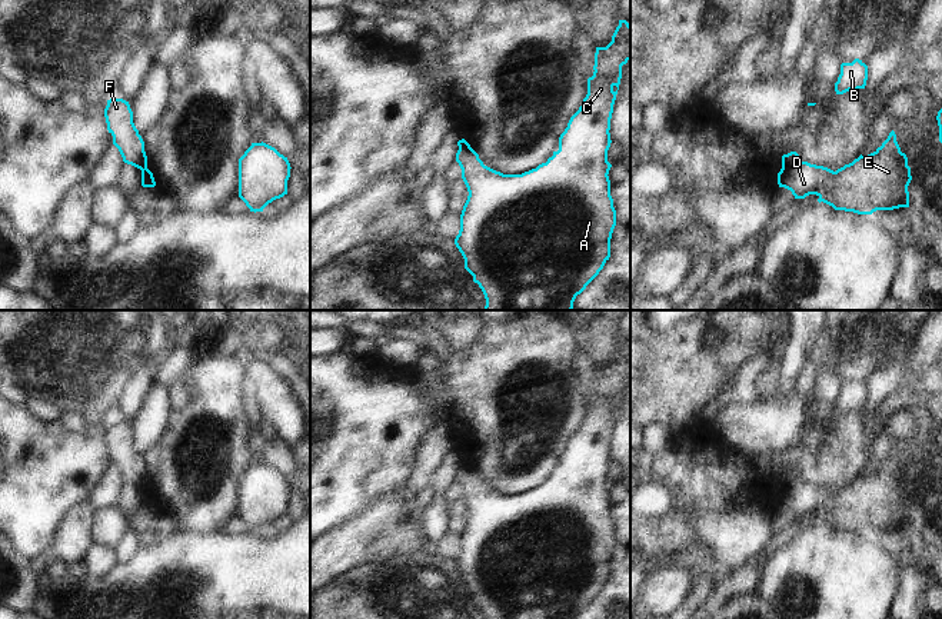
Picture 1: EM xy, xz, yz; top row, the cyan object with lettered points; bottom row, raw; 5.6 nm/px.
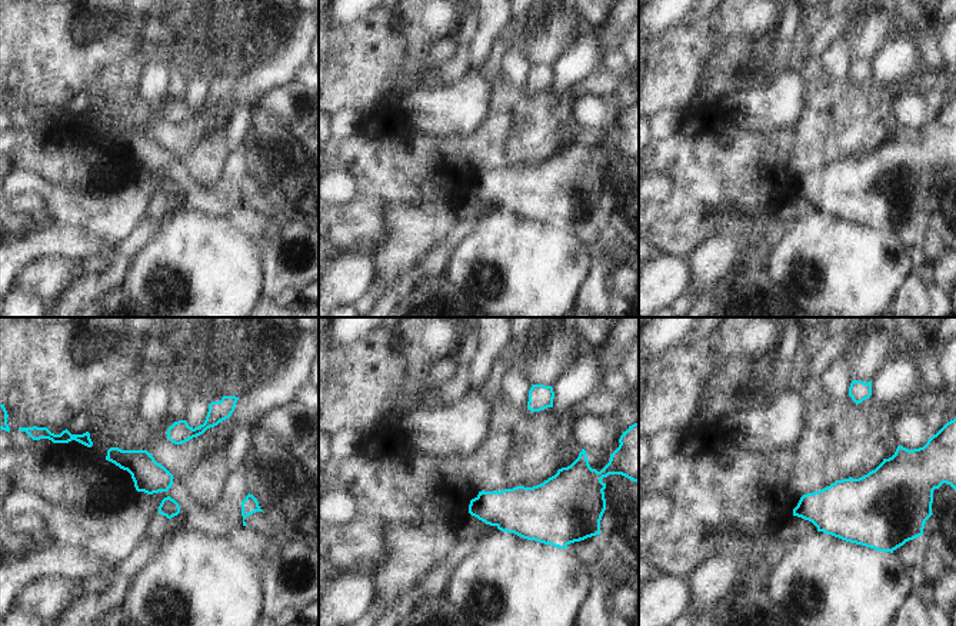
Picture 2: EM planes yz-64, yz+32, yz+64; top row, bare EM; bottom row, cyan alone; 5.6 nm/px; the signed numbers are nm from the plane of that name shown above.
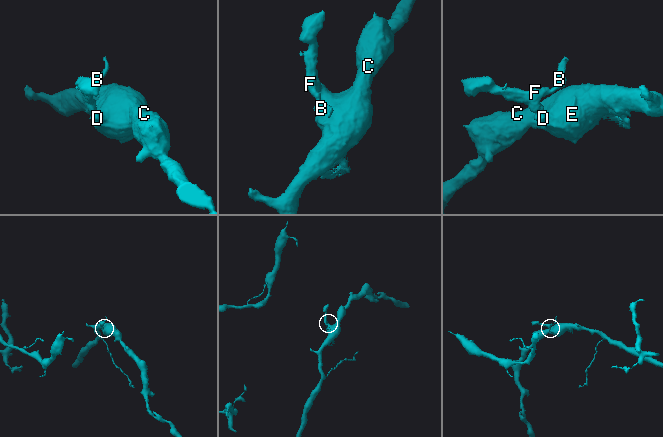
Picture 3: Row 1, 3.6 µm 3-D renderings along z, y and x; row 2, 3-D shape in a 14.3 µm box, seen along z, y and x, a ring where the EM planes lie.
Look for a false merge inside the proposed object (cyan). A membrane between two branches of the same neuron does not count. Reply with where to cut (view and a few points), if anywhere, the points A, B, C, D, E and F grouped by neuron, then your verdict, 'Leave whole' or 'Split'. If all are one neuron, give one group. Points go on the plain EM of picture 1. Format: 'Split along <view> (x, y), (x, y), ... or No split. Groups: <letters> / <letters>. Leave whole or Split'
Split along yz (801, 481), (792, 481), (782, 488). Groups: A C D E / B F. Split.

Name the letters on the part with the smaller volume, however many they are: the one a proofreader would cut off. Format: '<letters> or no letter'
B, F

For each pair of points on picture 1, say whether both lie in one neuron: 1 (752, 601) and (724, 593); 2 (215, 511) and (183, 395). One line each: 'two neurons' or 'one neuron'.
1: two neurons
2: one neuron

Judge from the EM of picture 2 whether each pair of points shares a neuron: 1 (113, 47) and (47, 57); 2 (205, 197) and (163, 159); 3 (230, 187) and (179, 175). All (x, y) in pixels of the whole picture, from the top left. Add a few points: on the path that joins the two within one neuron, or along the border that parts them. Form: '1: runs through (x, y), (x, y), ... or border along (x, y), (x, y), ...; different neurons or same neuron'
1: runs through (97, 47), (83, 57), (63, 57); same neuron
2: runs through (193, 195), (175, 170); same neuron
3: runs through (216, 197), (196, 197), (187, 189); same neuron

